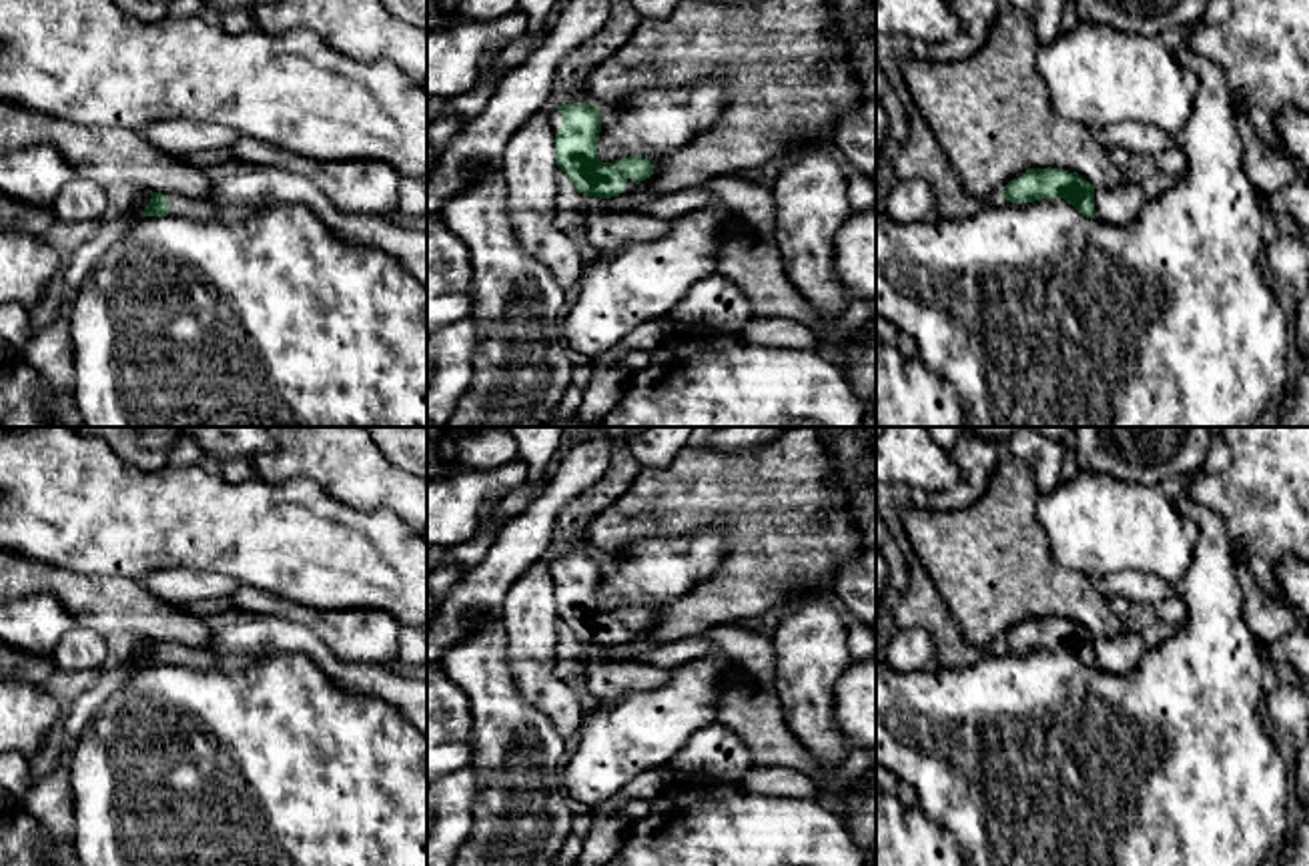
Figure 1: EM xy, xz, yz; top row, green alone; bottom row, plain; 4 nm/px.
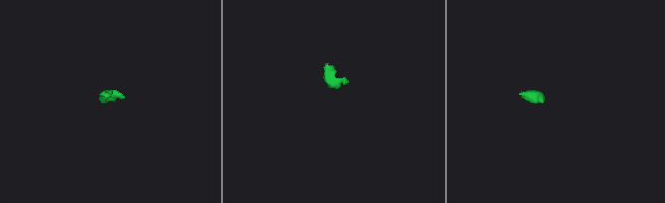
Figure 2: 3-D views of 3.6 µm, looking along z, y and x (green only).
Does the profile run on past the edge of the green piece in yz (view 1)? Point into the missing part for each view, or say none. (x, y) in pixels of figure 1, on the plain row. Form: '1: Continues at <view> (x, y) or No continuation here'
1: No continuation here

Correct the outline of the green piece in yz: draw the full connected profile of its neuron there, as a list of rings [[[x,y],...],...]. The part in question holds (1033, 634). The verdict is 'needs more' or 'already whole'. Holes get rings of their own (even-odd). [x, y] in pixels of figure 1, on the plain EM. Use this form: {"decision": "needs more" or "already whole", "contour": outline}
{"decision": "already whole", "contour": [[[1028,617],[1002,637],[1010,652],[1034,652],[1042,647],[1064,647],[1082,666],[1095,668],[1095,635],[1064,617]]]}

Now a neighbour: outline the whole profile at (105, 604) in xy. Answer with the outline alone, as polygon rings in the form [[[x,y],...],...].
[[[0,549],[0,605],[30,595],[52,595],[82,625],[100,635],[132,631],[140,637],[200,645],[212,629],[202,615],[148,593],[138,579],[84,575]]]

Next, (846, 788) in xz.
[[[870,770],[862,778],[842,778],[838,782],[814,782],[818,786],[818,794],[822,798],[838,798],[842,802],[842,812],[838,816],[846,816],[850,810],[850,796],[864,790],[868,782],[876,782],[876,770]]]

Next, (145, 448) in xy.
[[[76,427],[86,437],[104,437],[124,465],[160,471],[182,427]]]

